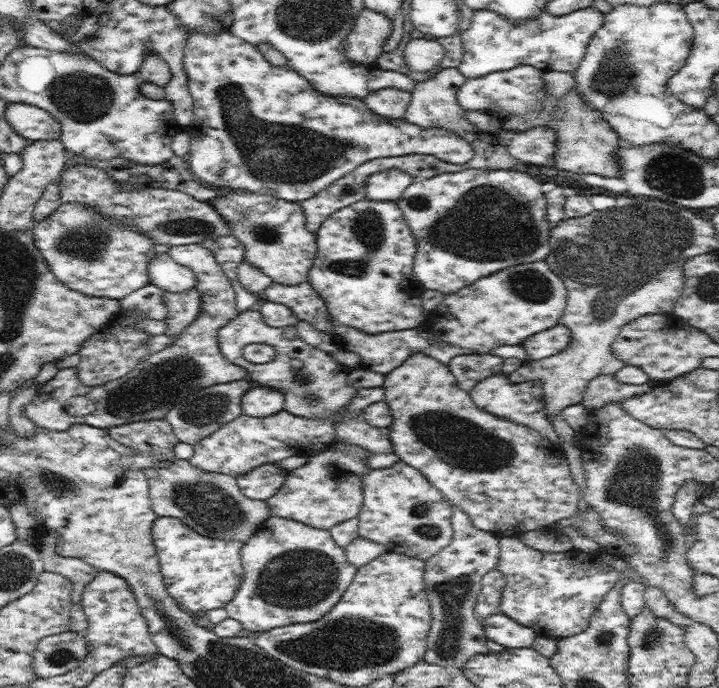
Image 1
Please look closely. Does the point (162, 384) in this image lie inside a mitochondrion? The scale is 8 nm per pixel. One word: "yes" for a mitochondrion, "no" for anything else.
yes

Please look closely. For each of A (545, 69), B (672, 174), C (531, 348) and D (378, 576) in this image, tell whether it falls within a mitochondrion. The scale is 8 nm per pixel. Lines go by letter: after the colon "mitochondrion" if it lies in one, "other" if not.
A: other
B: mitochondrion
C: other
D: other

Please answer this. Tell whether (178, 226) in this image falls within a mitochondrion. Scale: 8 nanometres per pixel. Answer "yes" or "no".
yes

